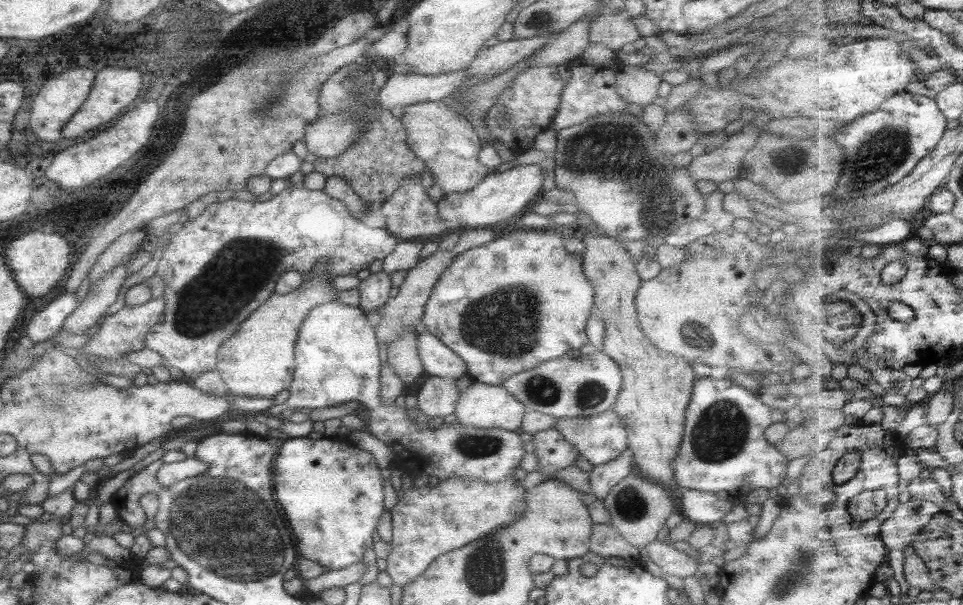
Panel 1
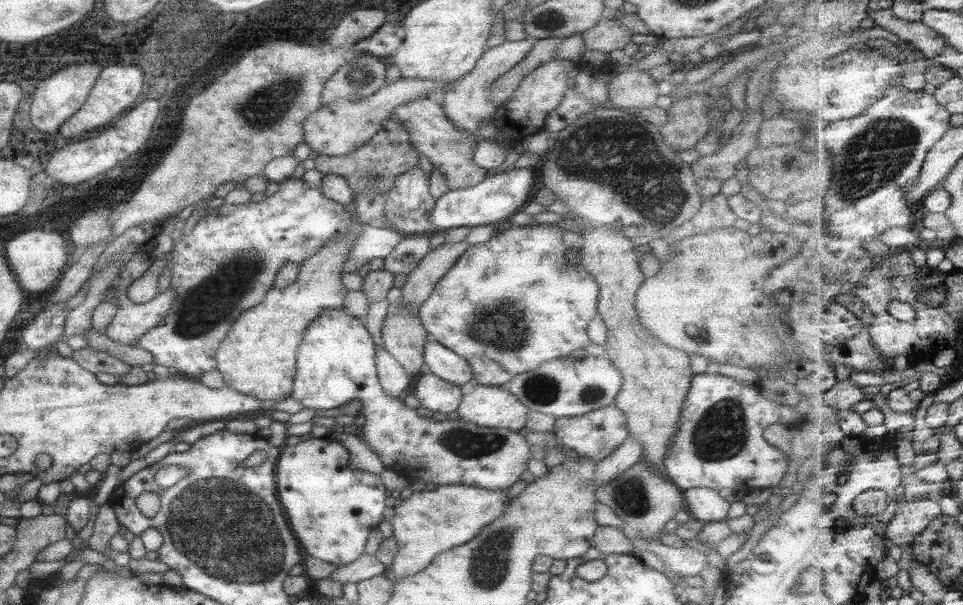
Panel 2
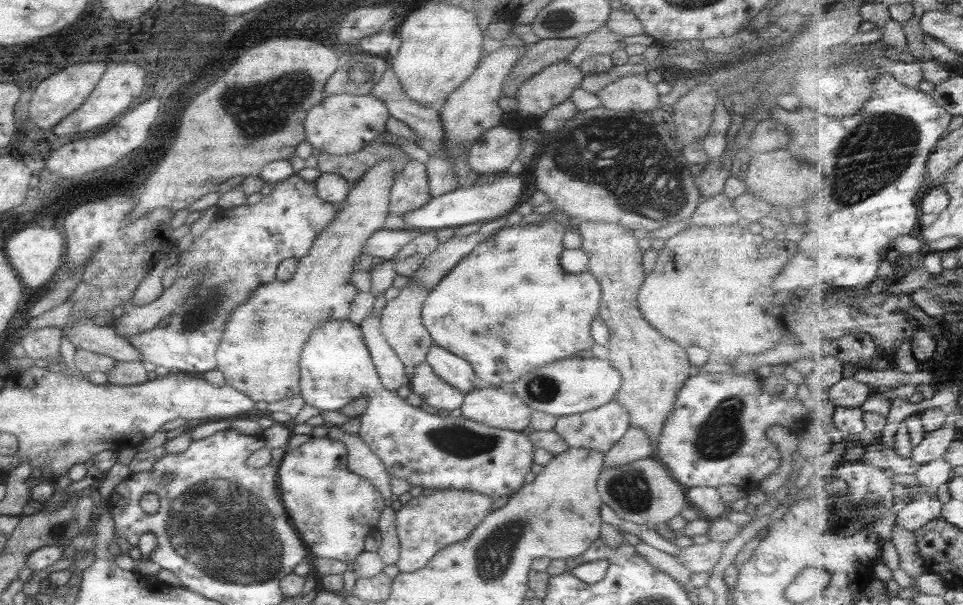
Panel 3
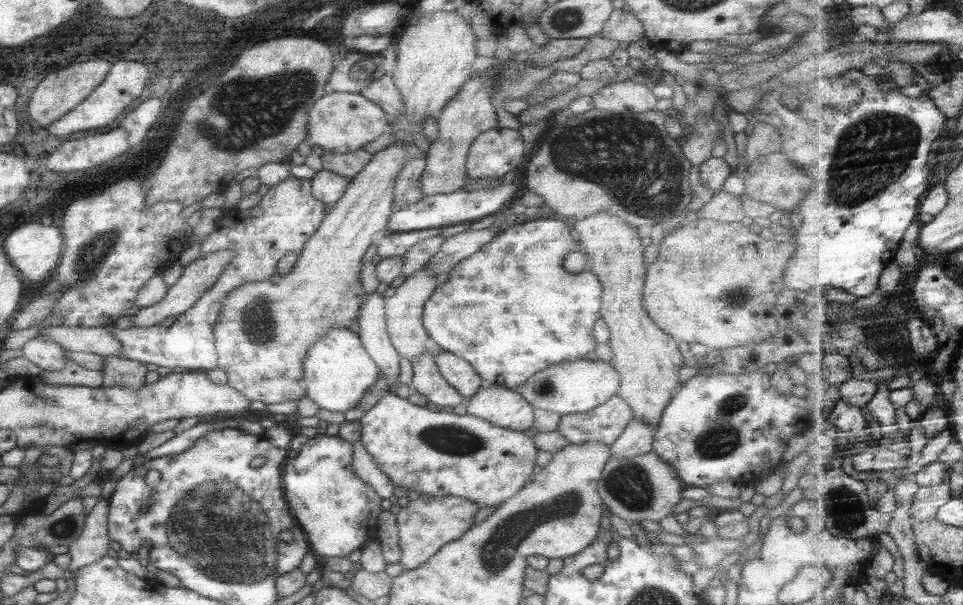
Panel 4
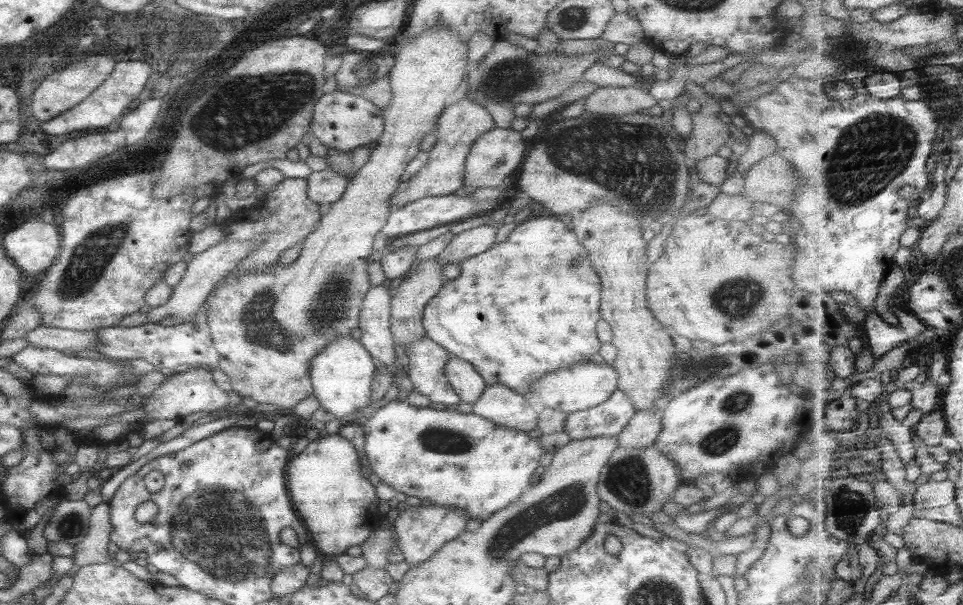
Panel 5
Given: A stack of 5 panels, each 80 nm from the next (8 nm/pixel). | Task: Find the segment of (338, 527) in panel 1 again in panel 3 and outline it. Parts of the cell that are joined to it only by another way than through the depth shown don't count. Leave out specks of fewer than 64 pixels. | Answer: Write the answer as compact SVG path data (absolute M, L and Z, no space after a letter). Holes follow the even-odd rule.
M310 436L299 446L284 449L277 472L281 502L309 556L350 564L363 551L365 537L375 530L386 500L364 478L347 470L344 444L327 436Z

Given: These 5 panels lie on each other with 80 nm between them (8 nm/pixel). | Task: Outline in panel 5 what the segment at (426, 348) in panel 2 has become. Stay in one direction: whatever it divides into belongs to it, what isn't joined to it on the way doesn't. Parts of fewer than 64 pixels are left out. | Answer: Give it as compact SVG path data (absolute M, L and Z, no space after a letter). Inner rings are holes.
M453 357L447 360L444 366L447 384L455 391L458 401L473 405L486 387L485 381L468 362Z

